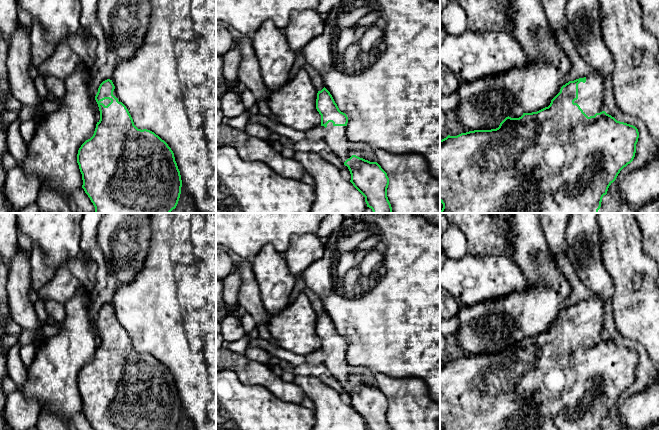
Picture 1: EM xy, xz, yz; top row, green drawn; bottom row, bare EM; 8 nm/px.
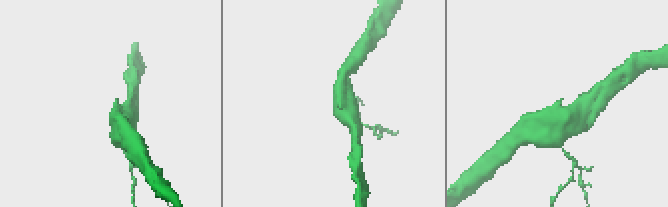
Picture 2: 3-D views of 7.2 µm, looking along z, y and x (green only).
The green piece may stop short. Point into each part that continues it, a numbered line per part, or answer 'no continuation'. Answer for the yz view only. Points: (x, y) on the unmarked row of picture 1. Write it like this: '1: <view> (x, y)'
1: yz (590, 323)

